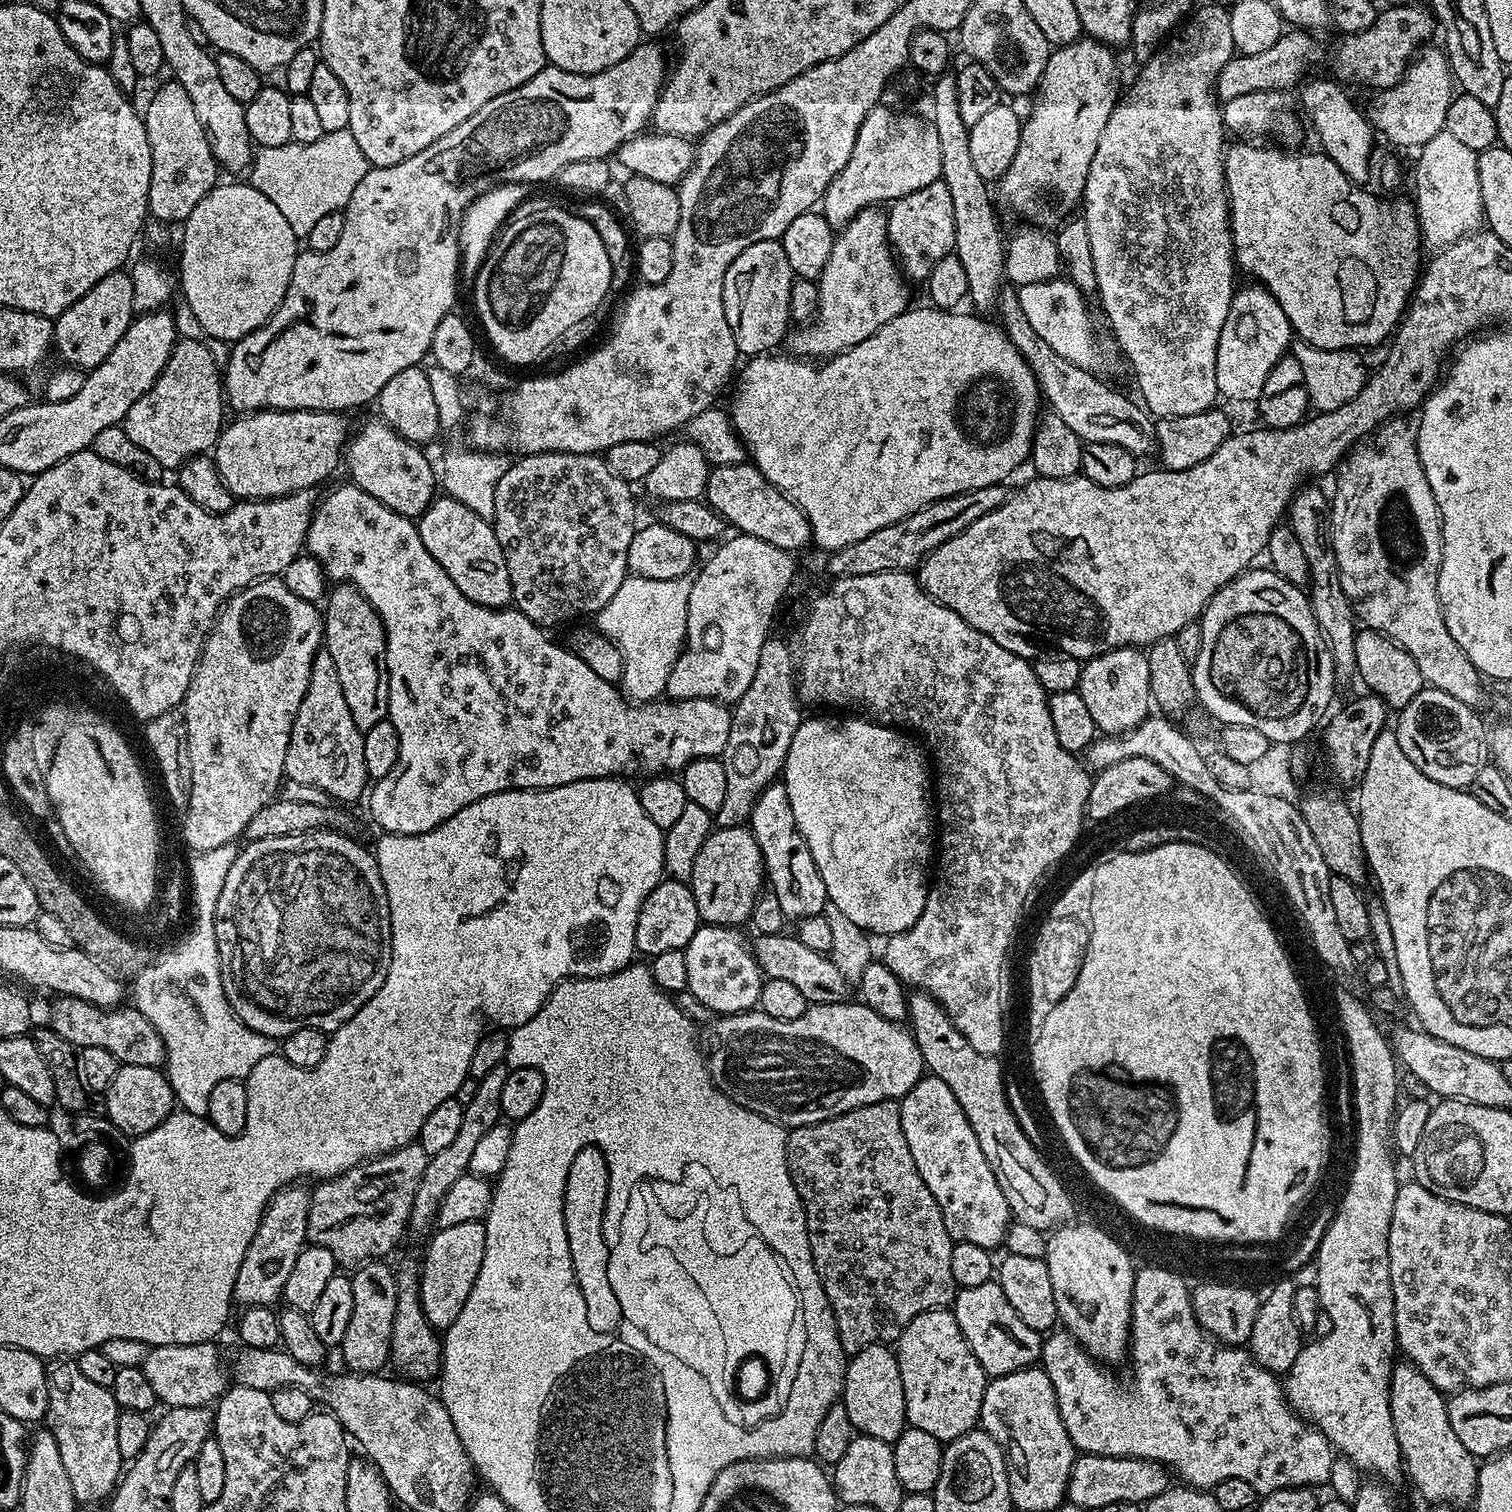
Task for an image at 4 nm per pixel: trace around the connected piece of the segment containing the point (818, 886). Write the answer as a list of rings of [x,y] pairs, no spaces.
[[[777,782],[762,790],[750,817],[750,827],[762,850],[767,883],[782,906],[782,914],[786,914],[792,922],[821,915],[828,904],[826,882],[822,882],[822,874],[818,874],[818,866],[814,866],[814,857],[810,855],[810,846],[806,846],[806,838],[802,838],[798,830],[798,822],[794,822],[794,810],[790,810],[790,794],[786,794],[786,786],[783,782]]]

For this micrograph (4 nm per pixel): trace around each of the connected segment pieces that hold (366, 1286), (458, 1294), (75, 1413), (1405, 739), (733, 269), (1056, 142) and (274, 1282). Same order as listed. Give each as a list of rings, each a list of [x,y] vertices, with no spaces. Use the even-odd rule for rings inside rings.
[[[384,1262],[361,1264],[351,1273],[354,1286],[354,1314],[350,1314],[350,1326],[338,1345],[338,1352],[344,1359],[343,1367],[350,1372],[376,1374],[392,1354],[392,1335],[394,1334],[394,1310],[398,1306],[396,1272],[388,1269]]]
[[[479,1220],[458,1222],[458,1226],[441,1228],[431,1233],[432,1241],[424,1252],[424,1265],[419,1265],[420,1301],[432,1327],[447,1330],[454,1318],[462,1314],[470,1290],[474,1290],[474,1278],[482,1270],[482,1254],[486,1254],[486,1230]]]
[[[68,1358],[61,1359],[59,1362],[47,1369],[48,1373],[48,1414],[46,1417],[47,1427],[54,1434],[54,1438],[58,1442],[58,1454],[62,1454],[62,1466],[66,1466],[66,1474],[70,1478],[70,1490],[74,1490],[74,1498],[76,1499],[77,1505],[84,1506],[84,1504],[96,1504],[107,1501],[111,1497],[112,1493],[116,1491],[117,1484],[120,1483],[122,1475],[122,1461],[118,1454],[118,1418],[121,1413],[121,1409],[116,1405],[116,1399],[110,1388],[103,1388],[97,1386],[95,1382],[89,1382],[88,1379],[82,1375],[82,1370],[78,1370],[78,1366]]]
[[[1425,686],[1406,707],[1399,709],[1400,721],[1394,725],[1402,754],[1434,782],[1447,788],[1467,789],[1474,782],[1478,770],[1489,763],[1489,729],[1484,728],[1477,709],[1466,702],[1458,702],[1446,690]]]
[[[779,240],[754,242],[754,246],[746,246],[746,250],[742,250],[734,262],[730,262],[730,270],[726,270],[722,286],[722,302],[726,310],[726,322],[730,322],[730,330],[734,334],[736,351],[741,357],[771,353],[775,349],[772,347],[789,335],[793,279],[790,261]]]
[[[1081,38],[1070,45],[1062,45],[1049,51],[1046,70],[1034,93],[1036,101],[1032,113],[1026,116],[1020,130],[1018,154],[1010,162],[1010,170],[1002,174],[994,192],[1012,212],[1017,212],[1022,221],[1031,227],[1055,230],[1081,207],[1086,186],[1086,174],[1090,174],[1090,162],[1094,150],[1098,150],[1098,138],[1106,126],[1112,111],[1122,96],[1120,68],[1116,65],[1117,53],[1108,45],[1091,38]]]
[[[285,1186],[272,1194],[268,1208],[262,1214],[258,1230],[246,1246],[242,1266],[238,1266],[238,1278],[232,1291],[233,1301],[240,1306],[275,1305],[284,1295],[286,1278],[298,1254],[308,1244],[308,1207],[312,1201],[309,1189],[304,1186]]]

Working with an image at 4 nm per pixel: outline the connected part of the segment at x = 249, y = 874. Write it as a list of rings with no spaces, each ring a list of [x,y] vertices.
[[[331,830],[299,832],[282,838],[262,838],[245,843],[239,849],[236,861],[226,874],[222,894],[218,894],[214,934],[218,942],[218,958],[222,986],[234,1014],[250,1030],[273,1038],[283,1038],[294,1034],[294,1030],[317,1028],[329,1034],[343,1026],[363,1006],[369,998],[386,982],[386,974],[392,961],[392,927],[390,926],[390,906],[386,898],[386,886],[376,865],[375,855],[352,840],[351,835]]]

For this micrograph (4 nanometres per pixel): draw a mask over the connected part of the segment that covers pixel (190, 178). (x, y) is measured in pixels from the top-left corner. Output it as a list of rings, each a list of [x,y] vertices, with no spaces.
[[[175,82],[162,85],[149,98],[148,109],[143,109],[142,115],[152,159],[148,211],[161,225],[179,225],[218,183],[218,165],[208,135],[194,111],[194,102],[190,102],[190,94]]]

